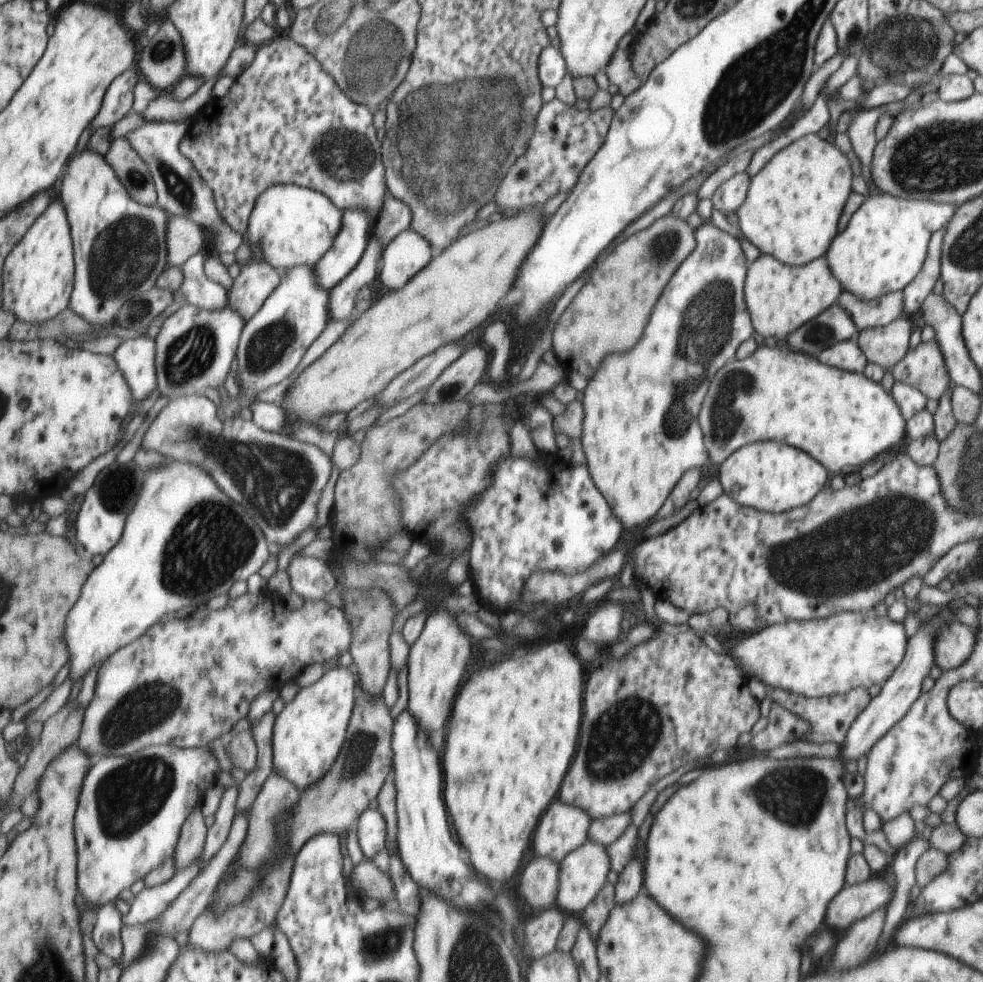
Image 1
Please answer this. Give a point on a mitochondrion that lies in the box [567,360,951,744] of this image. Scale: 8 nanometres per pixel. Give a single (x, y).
(854, 551)

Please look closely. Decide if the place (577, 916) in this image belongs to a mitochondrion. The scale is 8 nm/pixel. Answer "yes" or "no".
no

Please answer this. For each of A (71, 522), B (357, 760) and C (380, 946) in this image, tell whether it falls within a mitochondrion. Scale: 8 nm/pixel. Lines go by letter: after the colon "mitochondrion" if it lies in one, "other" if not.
A: other
B: mitochondrion
C: mitochondrion

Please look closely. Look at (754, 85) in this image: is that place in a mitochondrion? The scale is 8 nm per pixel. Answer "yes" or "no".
yes

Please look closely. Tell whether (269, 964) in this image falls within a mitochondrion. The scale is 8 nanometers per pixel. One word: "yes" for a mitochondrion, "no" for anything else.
no

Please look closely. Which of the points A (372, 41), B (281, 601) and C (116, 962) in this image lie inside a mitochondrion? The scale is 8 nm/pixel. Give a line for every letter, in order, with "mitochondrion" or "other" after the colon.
A: mitochondrion
B: other
C: other

